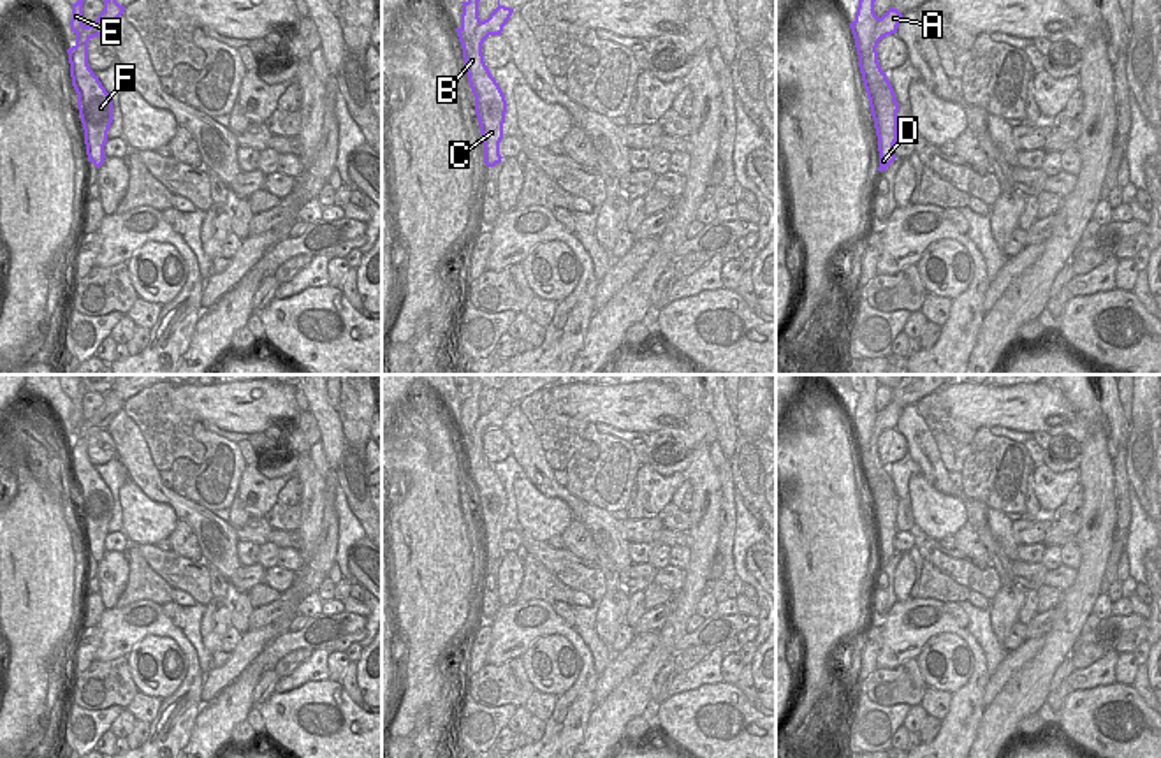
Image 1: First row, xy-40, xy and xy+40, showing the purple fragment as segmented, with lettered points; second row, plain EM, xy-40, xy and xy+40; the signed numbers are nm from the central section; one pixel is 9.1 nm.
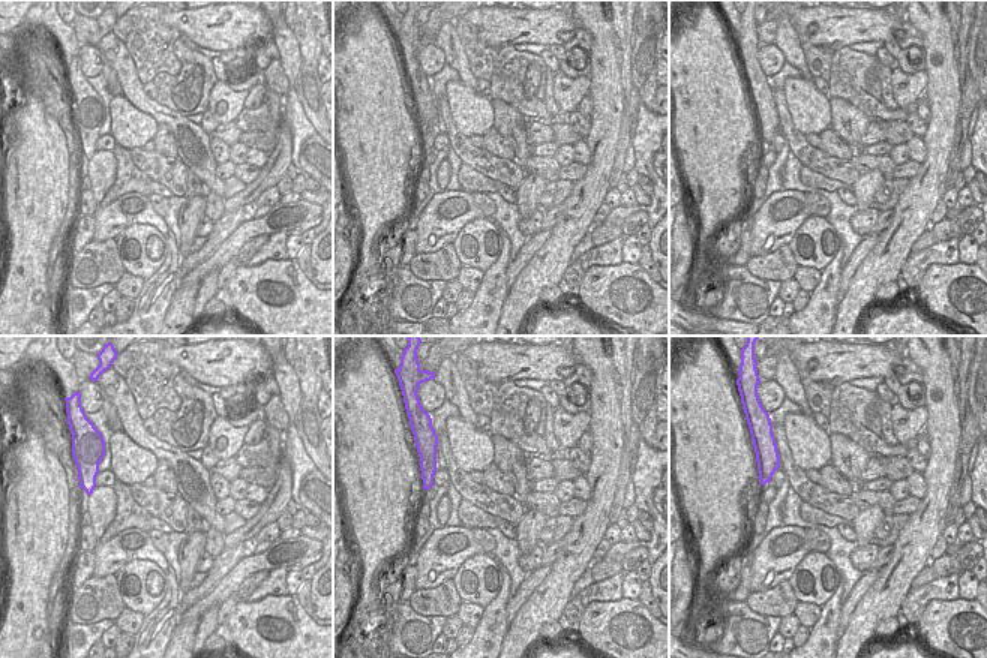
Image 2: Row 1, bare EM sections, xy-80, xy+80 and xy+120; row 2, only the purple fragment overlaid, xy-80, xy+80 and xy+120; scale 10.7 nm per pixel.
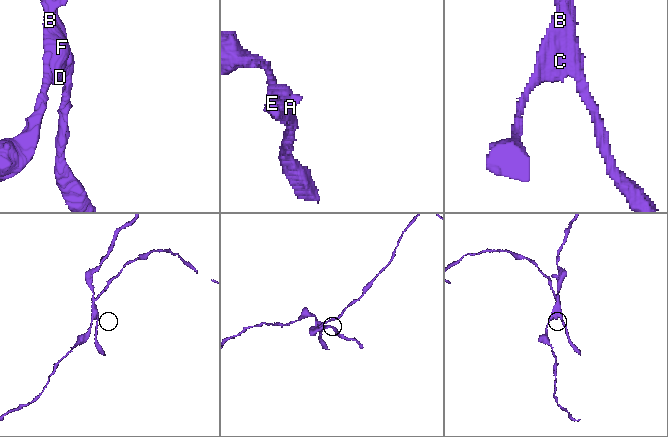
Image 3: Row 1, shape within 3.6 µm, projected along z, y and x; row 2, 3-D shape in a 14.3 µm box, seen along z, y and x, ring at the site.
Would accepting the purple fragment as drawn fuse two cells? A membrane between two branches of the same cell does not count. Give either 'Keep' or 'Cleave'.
Cleave.

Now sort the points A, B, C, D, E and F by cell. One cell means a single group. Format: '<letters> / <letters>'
A B C D F / E

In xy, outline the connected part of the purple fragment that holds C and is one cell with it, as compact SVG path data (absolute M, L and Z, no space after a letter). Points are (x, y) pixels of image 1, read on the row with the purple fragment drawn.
M498 0L498 7L477 26L471 37L471 47L463 51L468 83L475 97L475 114L482 134L484 164L487 167L494 167L503 158L500 155L500 142L503 139L507 100L484 62L482 44L489 35L501 35L512 12L514 9L501 5Z

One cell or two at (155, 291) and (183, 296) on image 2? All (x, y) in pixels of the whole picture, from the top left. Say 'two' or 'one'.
two

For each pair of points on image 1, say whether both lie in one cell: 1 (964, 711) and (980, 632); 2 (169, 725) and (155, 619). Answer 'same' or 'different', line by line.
1: different
2: same

